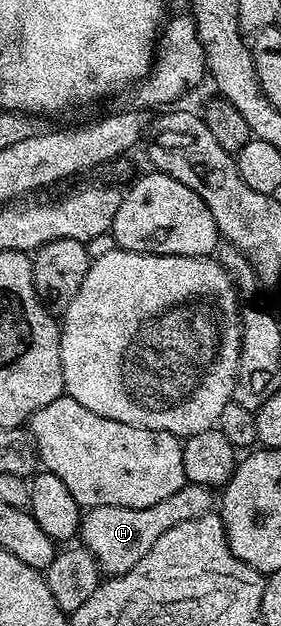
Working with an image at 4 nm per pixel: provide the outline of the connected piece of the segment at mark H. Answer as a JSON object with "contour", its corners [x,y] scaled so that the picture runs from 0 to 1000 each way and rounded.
{"contour":[[[662,770],[609,796],[580,802],[552,802],[552,808],[520,812],[427,812],[423,808],[352,808],[320,812],[288,826],[281,863],[320,885],[345,895],[345,906],[377,922],[399,923],[452,917],[609,840],[637,840],[637,834],[665,834],[680,827],[747,823],[765,805],[765,792],[747,781]]]}

